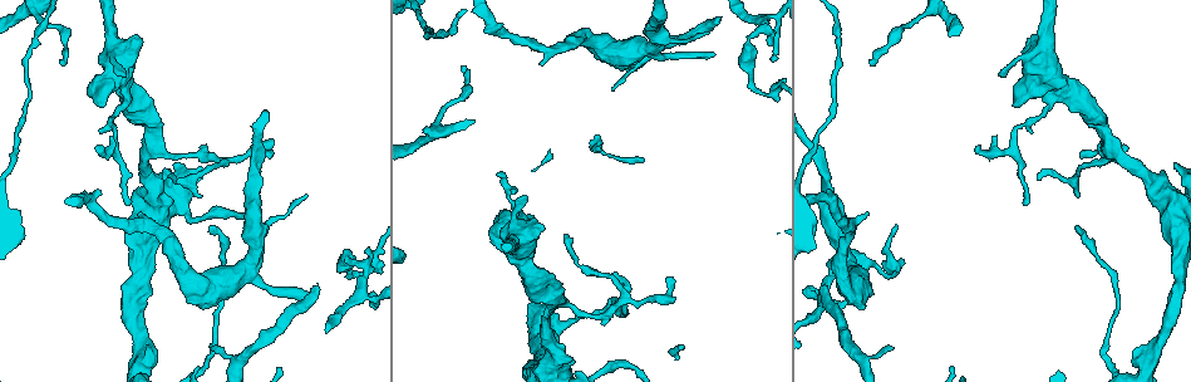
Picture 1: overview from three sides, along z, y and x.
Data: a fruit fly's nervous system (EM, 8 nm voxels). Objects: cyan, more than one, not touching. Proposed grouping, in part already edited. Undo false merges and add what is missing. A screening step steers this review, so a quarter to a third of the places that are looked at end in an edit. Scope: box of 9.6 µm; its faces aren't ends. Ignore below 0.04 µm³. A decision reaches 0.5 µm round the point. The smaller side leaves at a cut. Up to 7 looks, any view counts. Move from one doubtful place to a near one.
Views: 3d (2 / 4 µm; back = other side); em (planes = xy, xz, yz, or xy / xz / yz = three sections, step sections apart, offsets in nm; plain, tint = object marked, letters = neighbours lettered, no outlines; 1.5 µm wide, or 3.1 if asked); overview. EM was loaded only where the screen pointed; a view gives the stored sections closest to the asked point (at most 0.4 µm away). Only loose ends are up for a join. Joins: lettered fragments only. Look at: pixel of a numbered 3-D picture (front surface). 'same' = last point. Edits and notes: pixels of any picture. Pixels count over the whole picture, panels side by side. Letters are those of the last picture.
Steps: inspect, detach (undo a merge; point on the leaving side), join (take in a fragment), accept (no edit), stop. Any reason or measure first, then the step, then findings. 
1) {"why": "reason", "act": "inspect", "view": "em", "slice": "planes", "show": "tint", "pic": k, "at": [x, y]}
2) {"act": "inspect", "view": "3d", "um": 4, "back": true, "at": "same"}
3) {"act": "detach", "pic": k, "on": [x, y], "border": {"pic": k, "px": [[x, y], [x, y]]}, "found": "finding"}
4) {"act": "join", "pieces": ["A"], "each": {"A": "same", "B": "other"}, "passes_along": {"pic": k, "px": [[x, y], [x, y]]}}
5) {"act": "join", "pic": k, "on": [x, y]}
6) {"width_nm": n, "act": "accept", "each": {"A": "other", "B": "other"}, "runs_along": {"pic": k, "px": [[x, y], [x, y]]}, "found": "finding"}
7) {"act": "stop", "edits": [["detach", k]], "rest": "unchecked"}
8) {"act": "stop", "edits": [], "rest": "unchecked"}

{"why": "thin end", "act": "inspect", "view": "3d", "um": 4, "pic": 1, "at": [307, 196]}

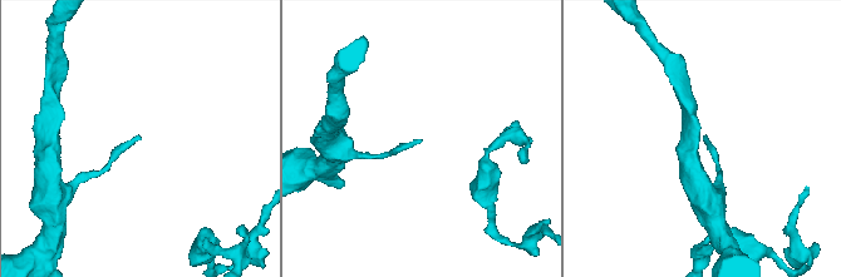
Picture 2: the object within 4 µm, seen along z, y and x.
{"why": "need the tissue", "act": "inspect", "view": "em", "slice": "planes", "show": "tint", "pic": 2, "at": [704, 138]}

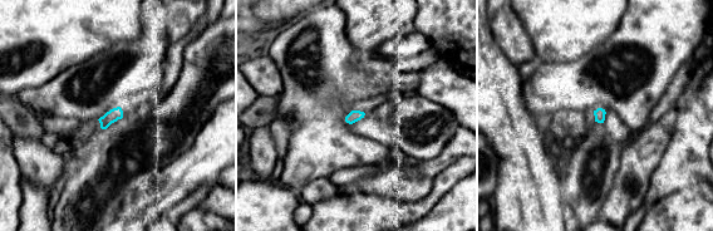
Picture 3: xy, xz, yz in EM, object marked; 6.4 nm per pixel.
{"why": "what lies round it", "act": "inspect", "view": "em", "slice": "planes", "show": "letters", "at": "same"}

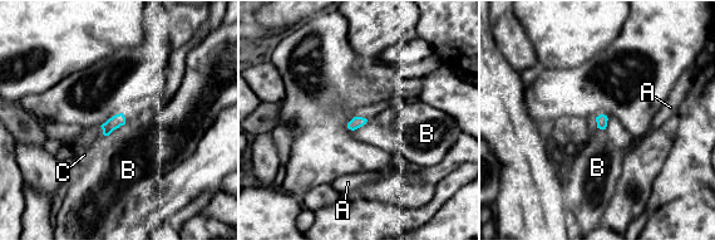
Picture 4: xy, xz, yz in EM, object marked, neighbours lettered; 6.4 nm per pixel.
{"act": "accept", "each": {"A": "other", "B": "other", "C": "other"}, "border": {"pic": 4, "px": [[124, 123], [108, 135]]}, "found": "no lettered fragment goes on from it"}

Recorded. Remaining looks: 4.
{"why": "free end", "act": "inspect", "view": "3d", "um": 4, "pic": 1, "at": [867, 215]}

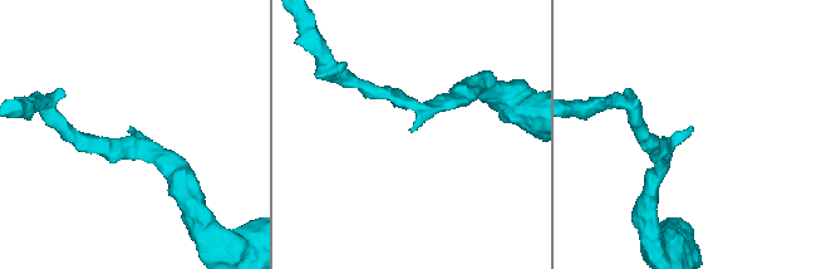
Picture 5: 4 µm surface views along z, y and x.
{"why": "now the EM", "act": "inspect", "view": "em", "slice": "xz", "step": 8, "show": "tint", "pic": 5, "at": [408, 130]}

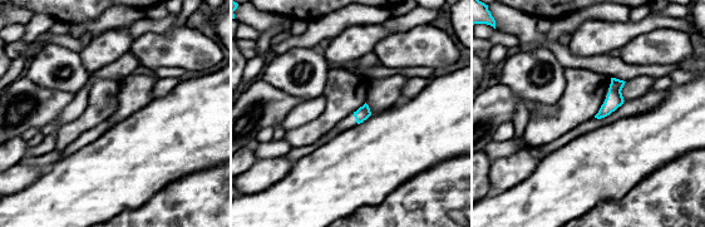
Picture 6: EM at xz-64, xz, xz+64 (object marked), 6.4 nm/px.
{"act": "inspect", "view": "em", "slice": "xz", "step": 8, "show": "letters", "at": "same"}

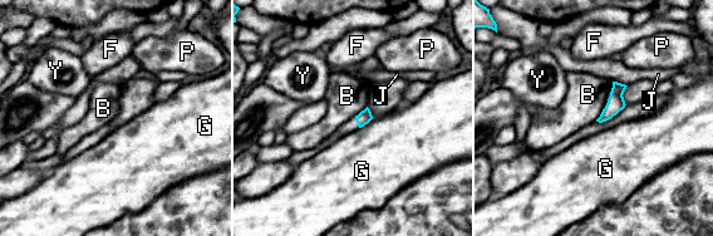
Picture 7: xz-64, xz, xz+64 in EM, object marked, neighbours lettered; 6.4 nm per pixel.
{"longest_contact_nm": ["B", 280], "act": "accept", "each": {"B": "other", "F": "other", "G": "other", "J": "other", "P": "other", "Y": "other"}, "border": {"pic": 7, "px": [[613, 82], [606, 104], [595, 121]]}, "found": "none of them fits"}

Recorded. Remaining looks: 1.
{"act": "stop", "edits": [], "rest": "unchecked"}

